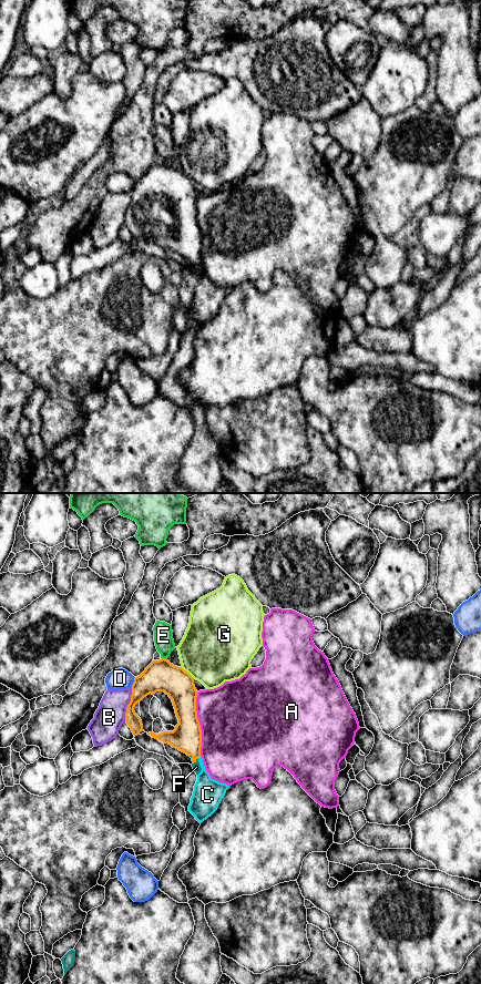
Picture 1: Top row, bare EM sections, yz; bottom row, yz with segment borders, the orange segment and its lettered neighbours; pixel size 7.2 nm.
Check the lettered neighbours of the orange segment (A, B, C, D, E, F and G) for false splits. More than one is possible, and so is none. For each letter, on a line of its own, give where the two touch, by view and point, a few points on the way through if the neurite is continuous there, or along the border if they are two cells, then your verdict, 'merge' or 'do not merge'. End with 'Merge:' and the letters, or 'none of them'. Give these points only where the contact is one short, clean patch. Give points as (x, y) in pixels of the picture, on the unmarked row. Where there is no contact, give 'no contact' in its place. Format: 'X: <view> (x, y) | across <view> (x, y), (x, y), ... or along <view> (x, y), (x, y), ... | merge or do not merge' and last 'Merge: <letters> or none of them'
A: yz (198, 227) | do not merge
B: yz (128, 208) | do not merge
C: yz (198, 260) | do not merge
D: yz (133, 186) | do not merge
E: yz (164, 162) | do not merge
F: yz (195, 265) | across yz (186, 241), (195, 257), (195, 265), (196, 270) | merge
G: yz (186, 175) | do not merge
Merge: F

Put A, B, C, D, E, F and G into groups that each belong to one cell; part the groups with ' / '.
A / B / C / D / E / F / G

